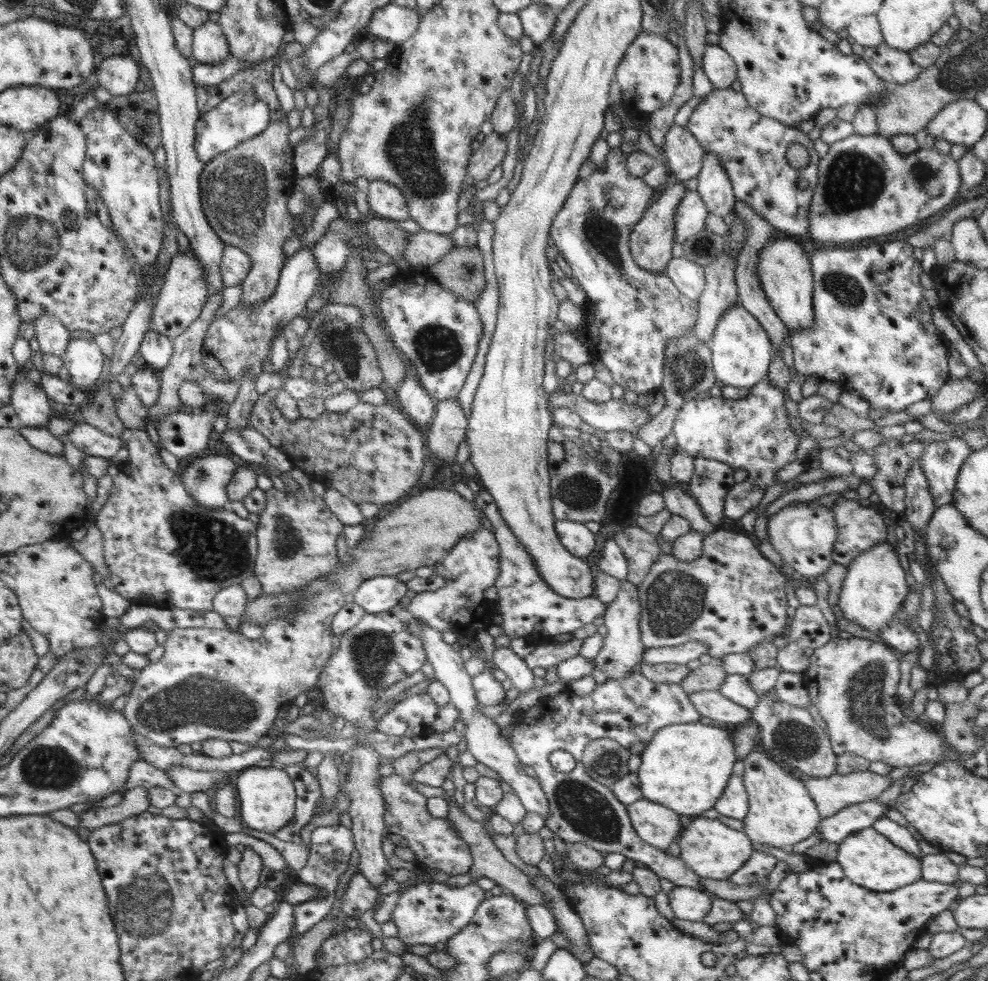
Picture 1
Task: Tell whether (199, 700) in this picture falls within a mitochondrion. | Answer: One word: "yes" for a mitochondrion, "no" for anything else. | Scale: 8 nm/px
yes

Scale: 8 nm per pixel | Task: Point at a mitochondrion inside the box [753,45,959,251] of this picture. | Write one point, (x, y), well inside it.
(854, 180)

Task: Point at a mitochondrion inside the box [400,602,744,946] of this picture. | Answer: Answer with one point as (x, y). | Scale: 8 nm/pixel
(583, 807)

